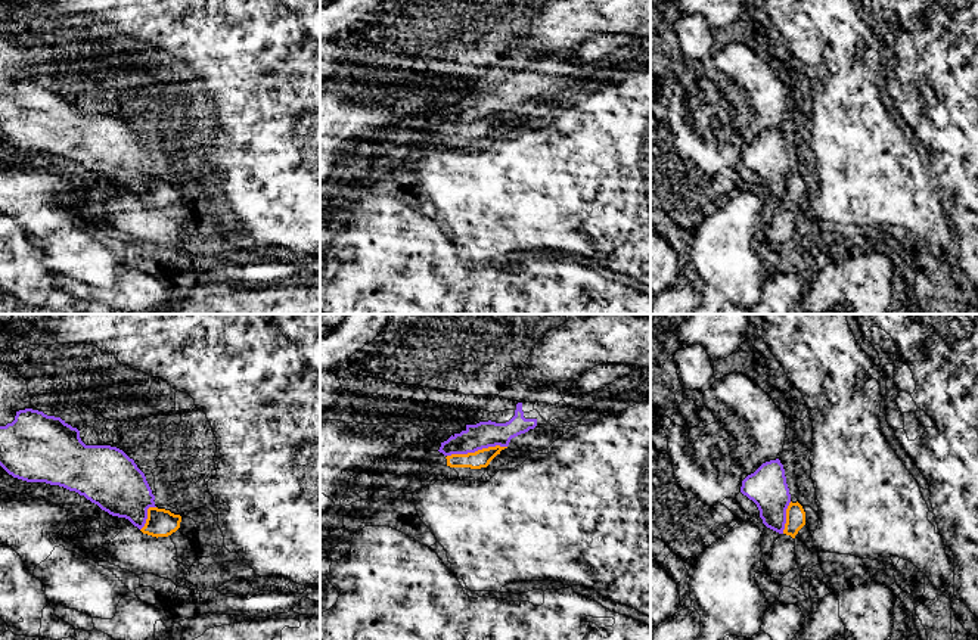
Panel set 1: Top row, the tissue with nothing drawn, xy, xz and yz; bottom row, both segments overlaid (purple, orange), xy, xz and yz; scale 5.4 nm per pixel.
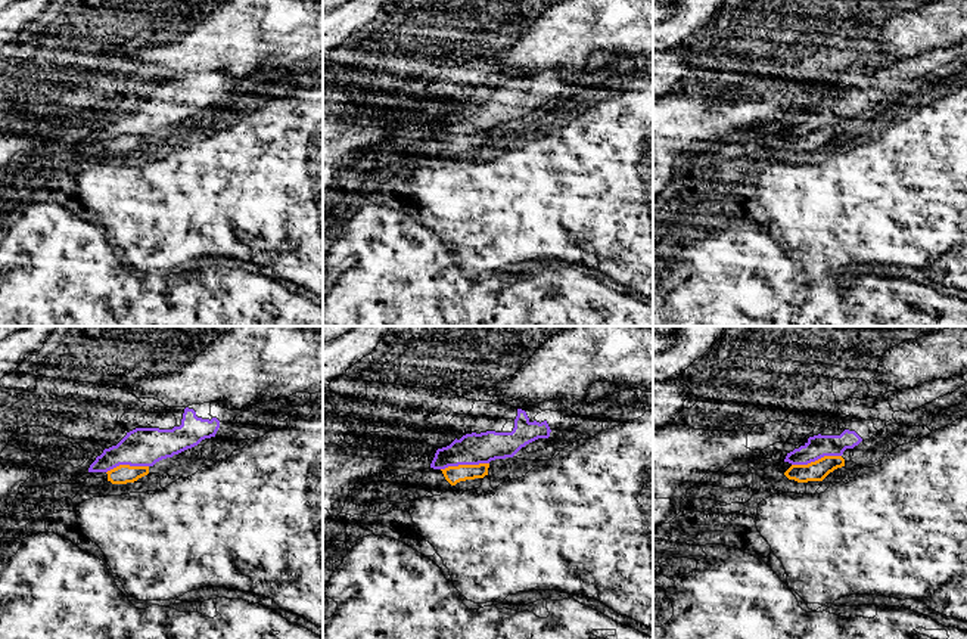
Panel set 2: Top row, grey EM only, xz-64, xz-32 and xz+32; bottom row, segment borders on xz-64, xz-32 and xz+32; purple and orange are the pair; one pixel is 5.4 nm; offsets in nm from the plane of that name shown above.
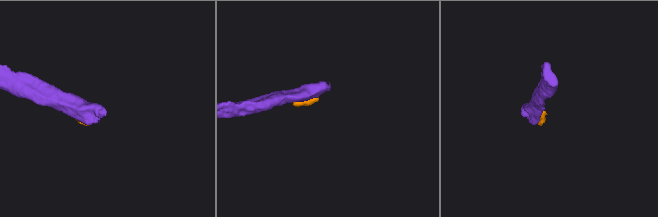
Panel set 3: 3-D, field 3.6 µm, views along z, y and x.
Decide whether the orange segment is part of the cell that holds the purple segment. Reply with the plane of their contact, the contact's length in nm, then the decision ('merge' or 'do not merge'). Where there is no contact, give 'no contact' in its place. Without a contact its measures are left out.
contact in xz; length 340 nm; do not merge

